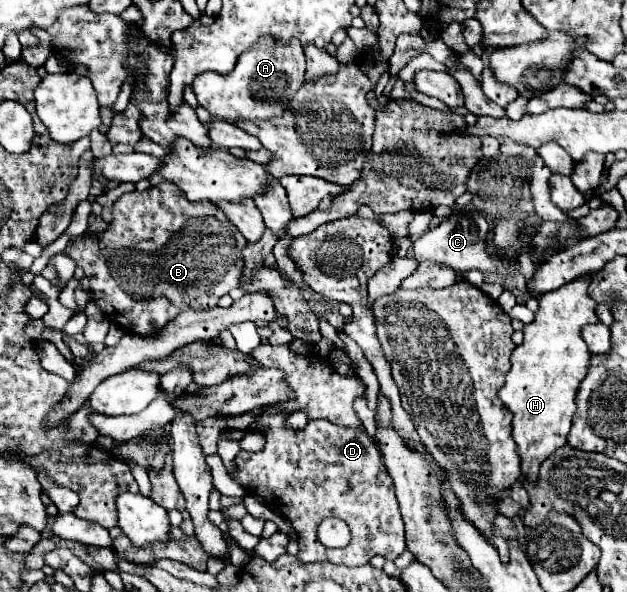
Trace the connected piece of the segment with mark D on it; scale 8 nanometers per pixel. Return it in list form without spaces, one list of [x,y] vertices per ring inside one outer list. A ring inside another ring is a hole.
[[[276,405],[266,407],[264,415],[256,415],[254,425],[258,429],[246,429],[246,431],[264,435],[266,445],[262,451],[240,451],[234,459],[236,471],[232,473],[232,479],[240,487],[244,487],[250,495],[260,497],[280,517],[286,517],[292,523],[292,527],[300,535],[298,559],[302,559],[304,563],[330,561],[330,563],[344,563],[346,567],[360,567],[368,563],[374,555],[382,555],[386,557],[386,561],[396,561],[406,551],[404,523],[394,495],[392,477],[388,475],[382,463],[382,455],[376,447],[376,441],[370,439],[364,427],[360,427],[360,431],[352,431],[350,427],[336,427],[334,423],[328,423],[324,419],[310,419],[304,429],[294,431],[286,427],[288,417],[290,413],[276,411]],[[326,517],[338,517],[348,523],[352,531],[348,547],[330,549],[316,539],[316,527]]]

